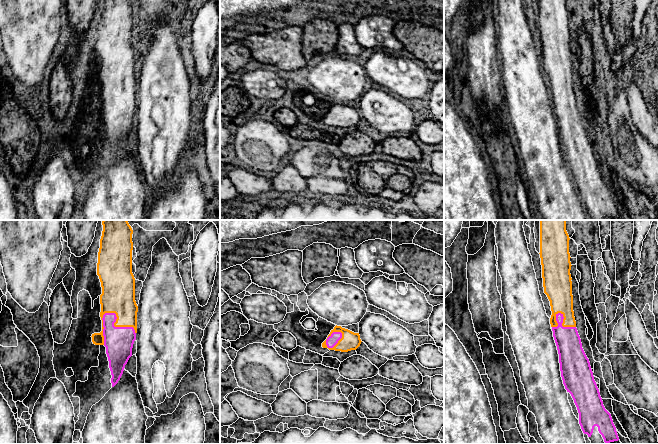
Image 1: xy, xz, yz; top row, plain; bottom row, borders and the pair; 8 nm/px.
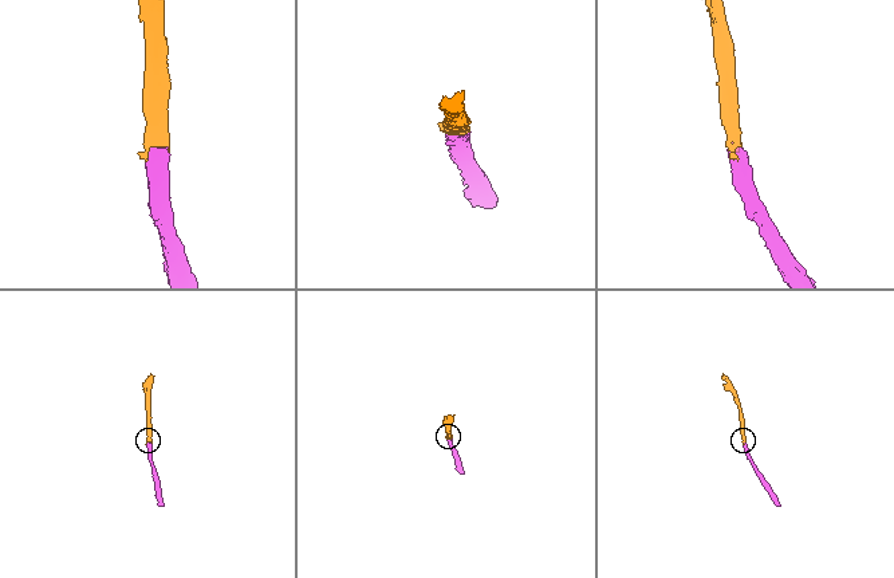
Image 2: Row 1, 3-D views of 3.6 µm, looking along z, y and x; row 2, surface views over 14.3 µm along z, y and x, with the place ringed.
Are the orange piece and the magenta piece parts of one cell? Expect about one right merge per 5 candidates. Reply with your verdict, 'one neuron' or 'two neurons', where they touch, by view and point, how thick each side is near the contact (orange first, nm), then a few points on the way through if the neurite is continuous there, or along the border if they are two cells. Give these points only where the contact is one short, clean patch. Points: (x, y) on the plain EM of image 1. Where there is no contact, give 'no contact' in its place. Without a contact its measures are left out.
one neuron; contact xy (114, 101); calibres 280 and 220 nm; way xy (118, 71), (118, 97), (114, 101), (118, 105), (118, 117)

